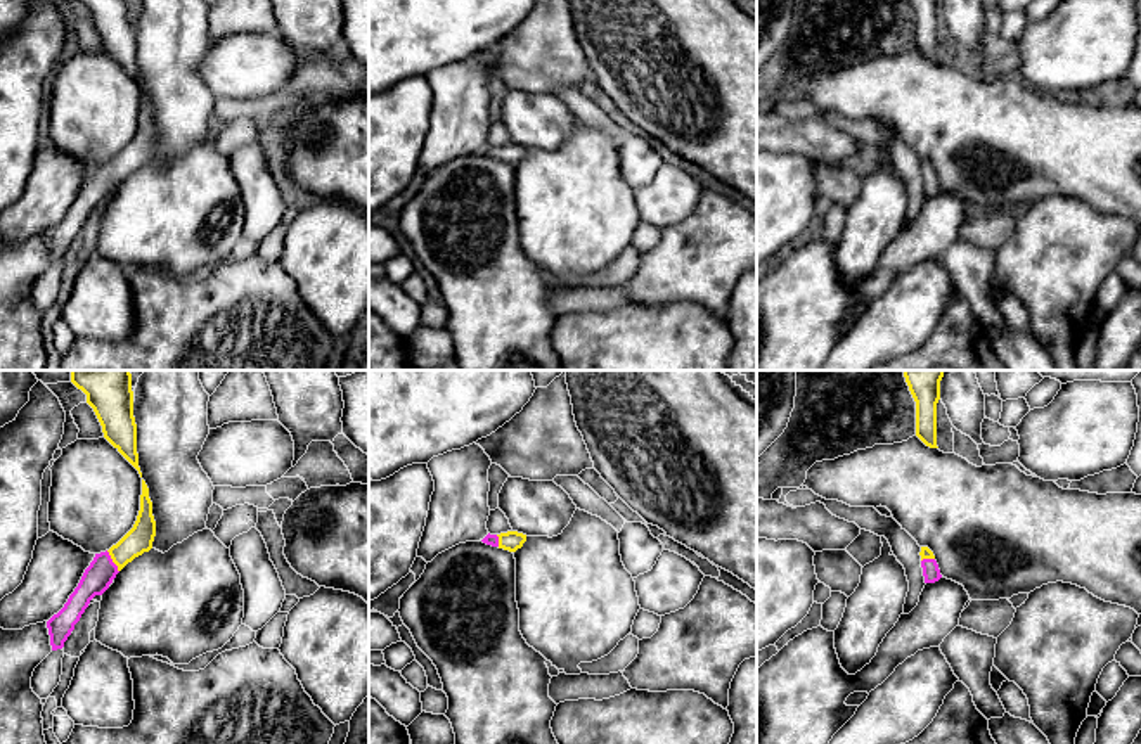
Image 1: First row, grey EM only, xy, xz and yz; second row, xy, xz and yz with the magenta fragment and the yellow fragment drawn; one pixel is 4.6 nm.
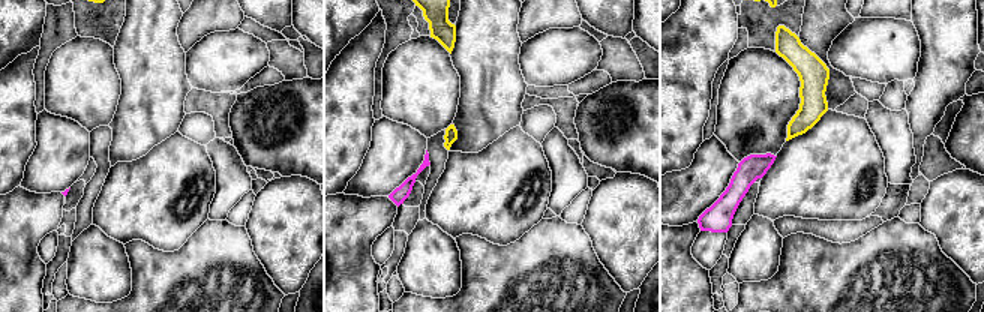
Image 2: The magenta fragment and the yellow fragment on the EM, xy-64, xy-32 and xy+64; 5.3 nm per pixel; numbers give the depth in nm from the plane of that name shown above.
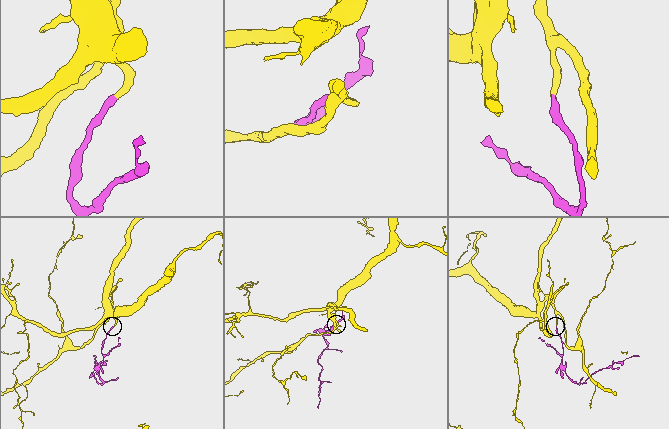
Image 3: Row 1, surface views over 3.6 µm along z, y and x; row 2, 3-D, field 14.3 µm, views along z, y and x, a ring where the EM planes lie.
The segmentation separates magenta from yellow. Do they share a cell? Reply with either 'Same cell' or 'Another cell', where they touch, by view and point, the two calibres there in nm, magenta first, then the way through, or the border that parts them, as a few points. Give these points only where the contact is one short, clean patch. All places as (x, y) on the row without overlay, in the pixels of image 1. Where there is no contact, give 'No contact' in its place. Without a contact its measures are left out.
Same cell. Touches magenta at xy (111, 173). Thickness 140 nm (magenta) against 120 nm. Path across: xy (99, 187), (111, 173), (139, 151)

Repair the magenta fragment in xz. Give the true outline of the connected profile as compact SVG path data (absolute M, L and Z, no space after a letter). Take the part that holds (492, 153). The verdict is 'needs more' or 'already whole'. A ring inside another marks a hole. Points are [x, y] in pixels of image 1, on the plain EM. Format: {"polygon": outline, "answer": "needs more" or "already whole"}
{"polygon": "M507 144L507 145L500 145L500 147L488 145L481 154L487 157L492 157L492 159L516 164L526 154L526 147L518 145L518 144Z", "answer": "needs more"}

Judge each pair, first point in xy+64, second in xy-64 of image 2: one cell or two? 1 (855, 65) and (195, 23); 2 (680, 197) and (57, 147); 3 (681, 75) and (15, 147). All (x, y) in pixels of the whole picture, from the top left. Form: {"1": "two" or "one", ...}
{"1": "two", "2": "one", "3": "one"}

